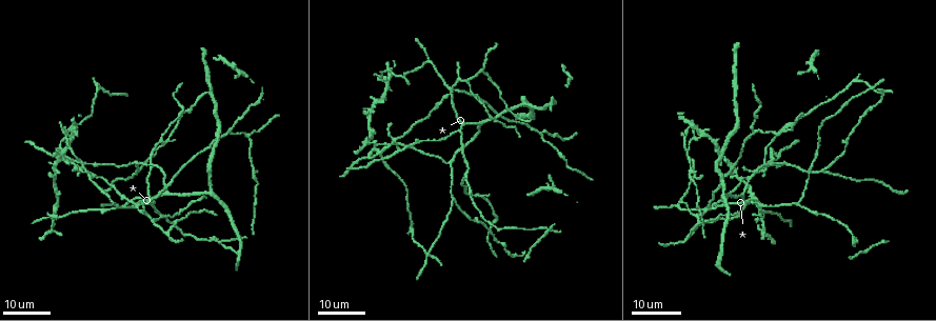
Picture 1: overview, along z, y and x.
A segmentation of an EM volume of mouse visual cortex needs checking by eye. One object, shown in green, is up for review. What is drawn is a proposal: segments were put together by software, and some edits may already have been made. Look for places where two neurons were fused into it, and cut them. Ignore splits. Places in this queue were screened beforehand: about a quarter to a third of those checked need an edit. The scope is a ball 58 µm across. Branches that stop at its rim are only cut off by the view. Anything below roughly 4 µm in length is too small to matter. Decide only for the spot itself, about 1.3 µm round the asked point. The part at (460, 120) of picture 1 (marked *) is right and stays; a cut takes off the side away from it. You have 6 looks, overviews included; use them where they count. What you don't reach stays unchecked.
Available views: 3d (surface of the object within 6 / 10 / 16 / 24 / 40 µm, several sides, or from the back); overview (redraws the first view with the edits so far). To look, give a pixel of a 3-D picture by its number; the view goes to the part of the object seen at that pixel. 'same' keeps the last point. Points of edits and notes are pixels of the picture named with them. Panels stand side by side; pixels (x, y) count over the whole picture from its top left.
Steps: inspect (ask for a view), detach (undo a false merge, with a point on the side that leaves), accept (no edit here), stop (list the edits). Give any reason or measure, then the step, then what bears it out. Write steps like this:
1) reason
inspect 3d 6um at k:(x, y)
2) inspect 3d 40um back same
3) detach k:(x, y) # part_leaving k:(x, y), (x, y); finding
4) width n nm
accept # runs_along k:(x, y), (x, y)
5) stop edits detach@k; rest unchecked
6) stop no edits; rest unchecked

arms part here
inspect 3d 24um at 1:(154, 220)

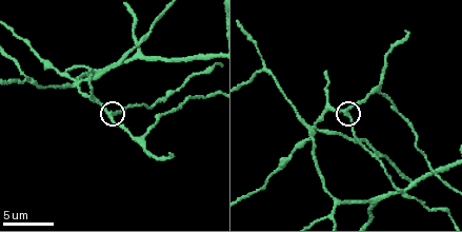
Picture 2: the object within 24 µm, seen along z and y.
inspect 3d 6um at 2:(346, 113)

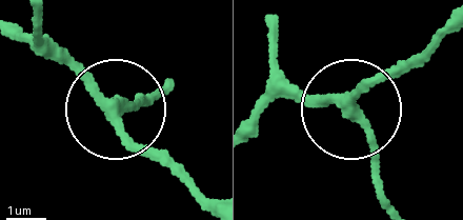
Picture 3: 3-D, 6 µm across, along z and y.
width 270 nm
accept # runs_along 3:(18, 27), (116, 108), (146, 101); one neuron here

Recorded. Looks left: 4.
inspect 3d 6um at 2:(142, 137)

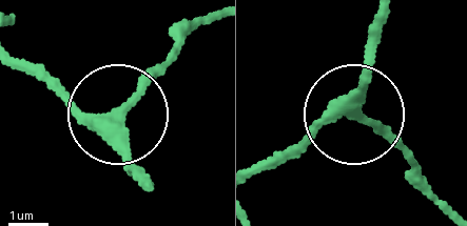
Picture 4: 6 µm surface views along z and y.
other side
inspect 3d 6um back at 4:(122, 111)

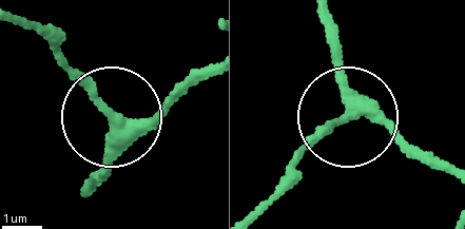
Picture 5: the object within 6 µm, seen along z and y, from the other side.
accept # runs_along 5:(445, 168), (344, 111), (337, 46); continuous, no second neuron

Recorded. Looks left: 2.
four or more arms meet
inspect 3d 16um at 2:(319, 129)

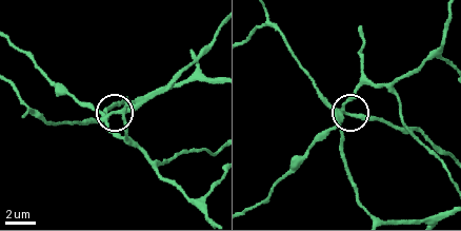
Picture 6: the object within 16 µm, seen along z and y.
inspect 3d 6um at 6:(348, 115)

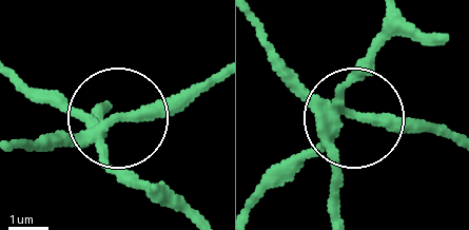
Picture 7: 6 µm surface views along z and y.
side_arm 62 um
detach 7:(61, 100) # part_leaving 7:(94, 138), (20, 84); a second neuron is stuck on

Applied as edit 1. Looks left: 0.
stop edits detach@7; rest unchecked

